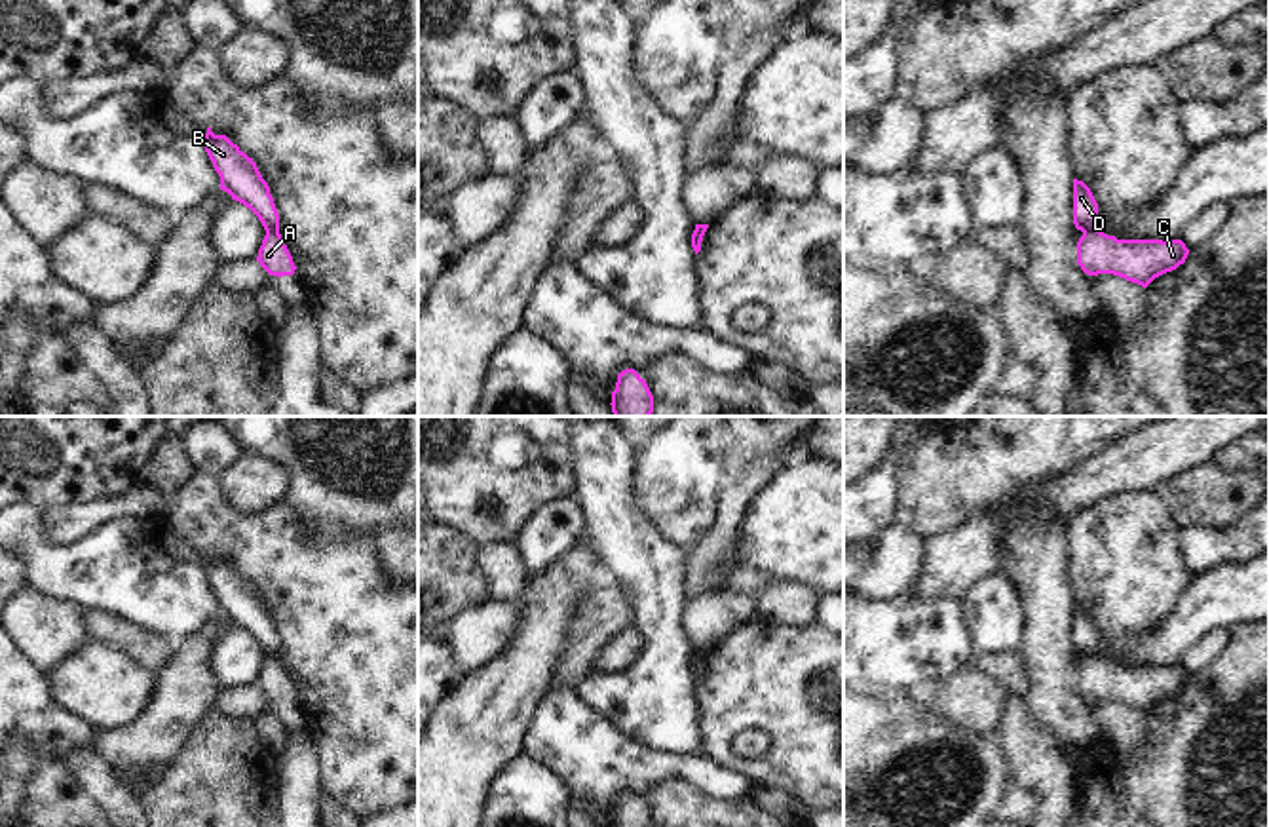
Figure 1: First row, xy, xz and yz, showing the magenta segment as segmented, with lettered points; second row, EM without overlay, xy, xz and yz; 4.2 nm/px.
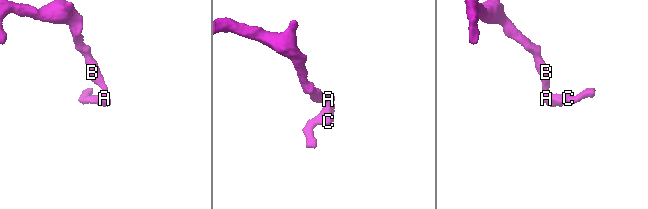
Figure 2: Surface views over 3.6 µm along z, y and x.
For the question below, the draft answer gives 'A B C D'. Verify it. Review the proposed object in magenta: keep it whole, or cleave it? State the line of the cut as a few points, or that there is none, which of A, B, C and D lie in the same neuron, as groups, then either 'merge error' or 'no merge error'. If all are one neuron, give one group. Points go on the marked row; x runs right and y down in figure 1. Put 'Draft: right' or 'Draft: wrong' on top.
Draft: wrong
cut in yz along (1098, 230), (1083, 232); A C / B D; merge error

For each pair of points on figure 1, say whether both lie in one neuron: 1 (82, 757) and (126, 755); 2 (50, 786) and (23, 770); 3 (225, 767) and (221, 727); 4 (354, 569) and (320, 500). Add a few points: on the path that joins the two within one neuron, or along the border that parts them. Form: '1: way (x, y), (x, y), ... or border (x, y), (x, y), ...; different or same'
1: border (90, 746), (130, 789); different
2: border (46, 761), (29, 778), (21, 807); different
3: way (221, 757), (221, 736); same
4: border (295, 527), (306, 540), (348, 535), (369, 538); different

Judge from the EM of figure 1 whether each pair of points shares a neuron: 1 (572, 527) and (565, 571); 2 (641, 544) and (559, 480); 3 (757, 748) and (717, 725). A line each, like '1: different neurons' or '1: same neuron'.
1: different neurons
2: different neurons
3: different neurons

